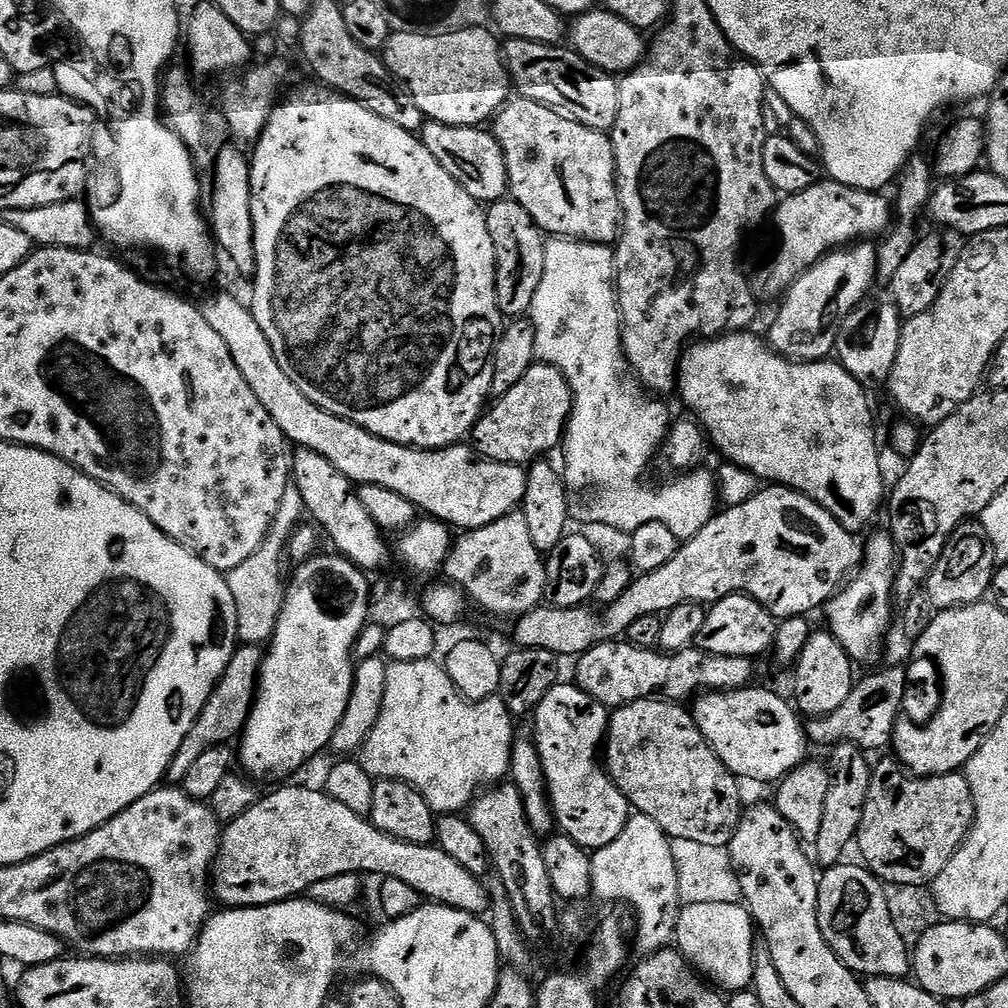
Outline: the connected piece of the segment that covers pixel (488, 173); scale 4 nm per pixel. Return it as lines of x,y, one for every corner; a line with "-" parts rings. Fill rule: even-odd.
435,122
425,123
420,129
420,140
438,158
438,166
454,178
470,194
470,198
481,202
502,200
509,195
508,171
506,170
506,158
502,154
500,144
491,131
479,128
459,128
458,126
446,126

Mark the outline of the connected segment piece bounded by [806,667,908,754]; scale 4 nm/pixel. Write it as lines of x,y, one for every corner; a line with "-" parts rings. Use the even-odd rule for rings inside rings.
881,667
879,670
876,671
880,671
881,672
876,672
873,674
873,676
864,676
859,679
857,679
855,681
855,683
853,683
852,685
852,689
850,690
850,694
847,696
846,698
846,702
842,702
842,706
838,706
838,710
834,710
834,714
826,714
825,716
814,716
811,717
811,719
809,719
807,721
806,724
806,735
809,739
809,741
811,741
811,743
813,745
816,744
828,744
827,746
835,746
838,744
856,744
859,746
859,748
864,749
865,752
869,753
869,754
875,754
876,751
879,750
879,748
884,748
886,747
886,749
889,747
889,745
891,745
892,743
892,736
895,734
895,726
896,726
896,722
900,717
900,713
903,710
903,700
904,700
904,696
905,694
907,694
907,690
908,690
908,674
907,671
905,671
905,669
903,667
901,668
884,668

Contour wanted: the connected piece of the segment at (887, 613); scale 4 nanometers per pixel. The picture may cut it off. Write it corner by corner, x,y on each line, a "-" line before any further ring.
887,531
875,532
871,533
873,536
868,541
863,541
864,559
860,567
826,605
827,627
857,665
881,663
879,660
884,652
884,635
887,634
888,623
892,620
892,604
894,605
896,591
896,541

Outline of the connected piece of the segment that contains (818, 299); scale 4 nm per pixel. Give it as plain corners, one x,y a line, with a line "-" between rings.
857,242
851,246
845,246
835,252
824,256
811,268
809,272
803,272
787,292
783,293
784,305
772,324
772,329
766,335
767,343
771,344
781,356
787,356
793,360
826,360
836,351
836,339
840,333
840,327
844,320
852,313
854,308
861,307
865,303
868,291
872,283
877,283
876,275
876,249
872,242

